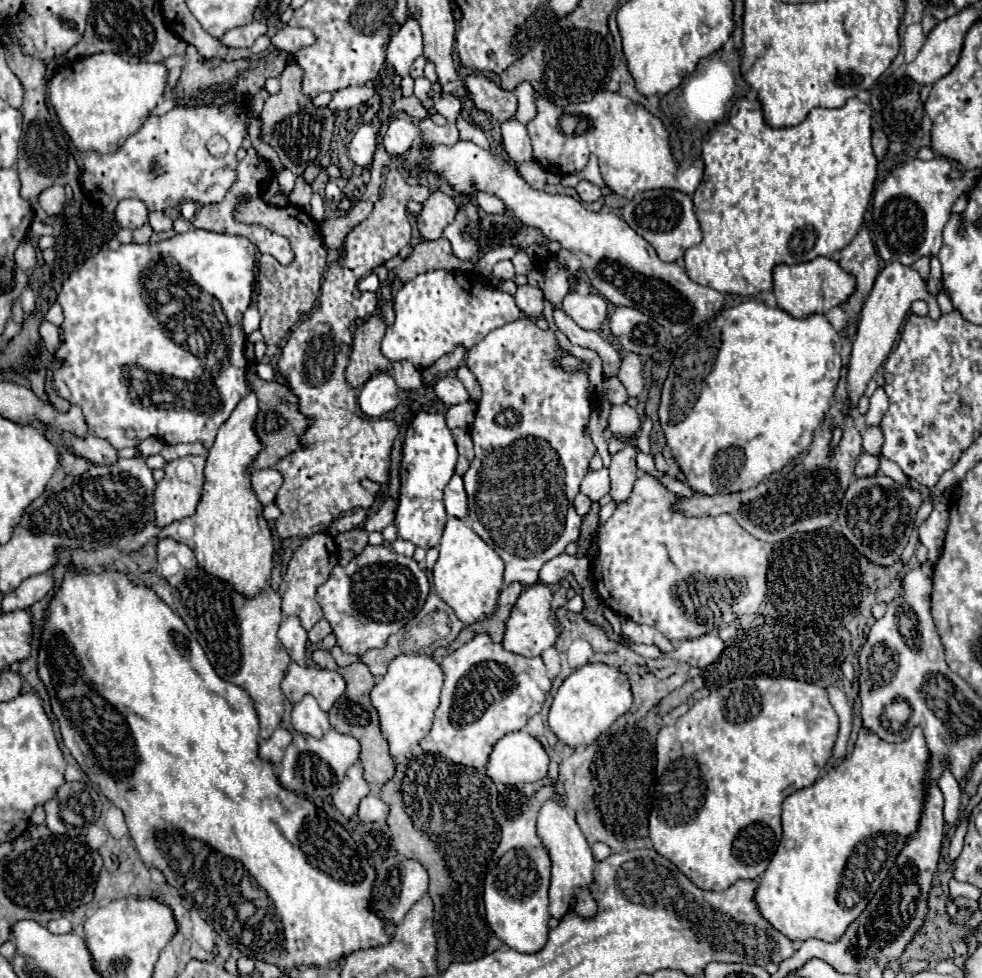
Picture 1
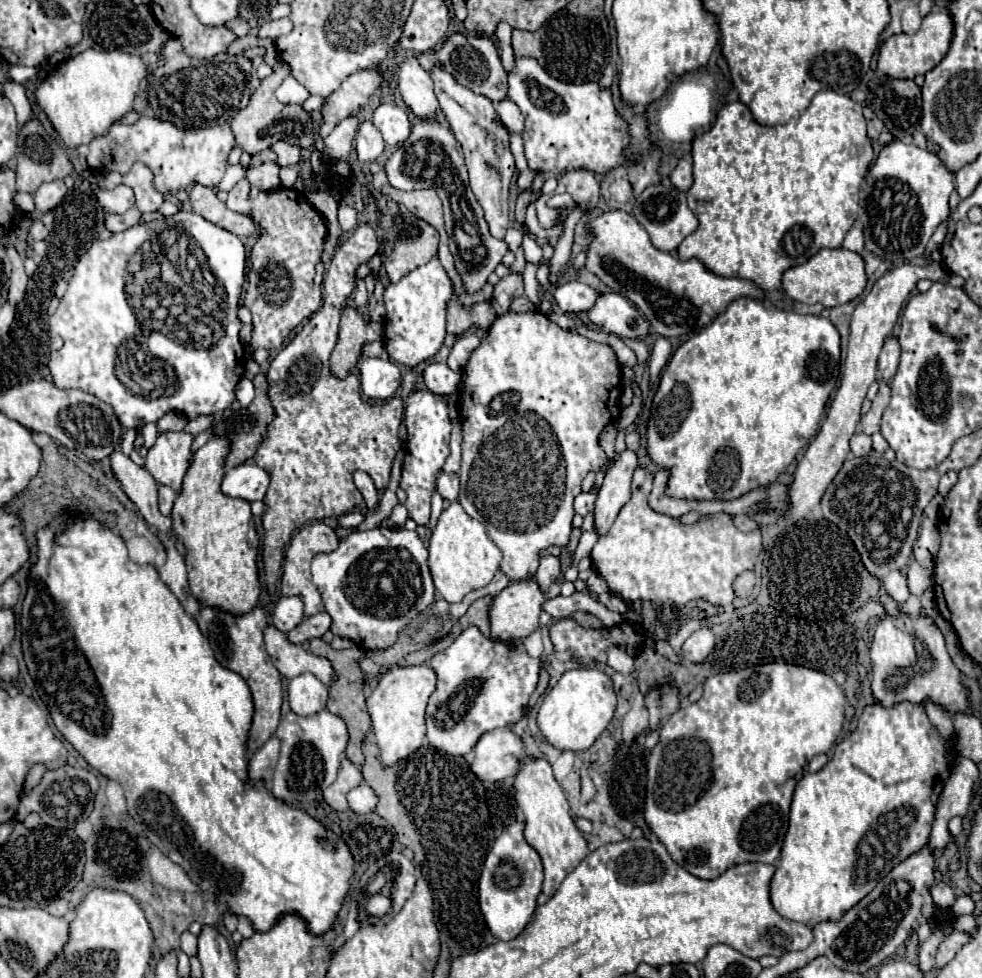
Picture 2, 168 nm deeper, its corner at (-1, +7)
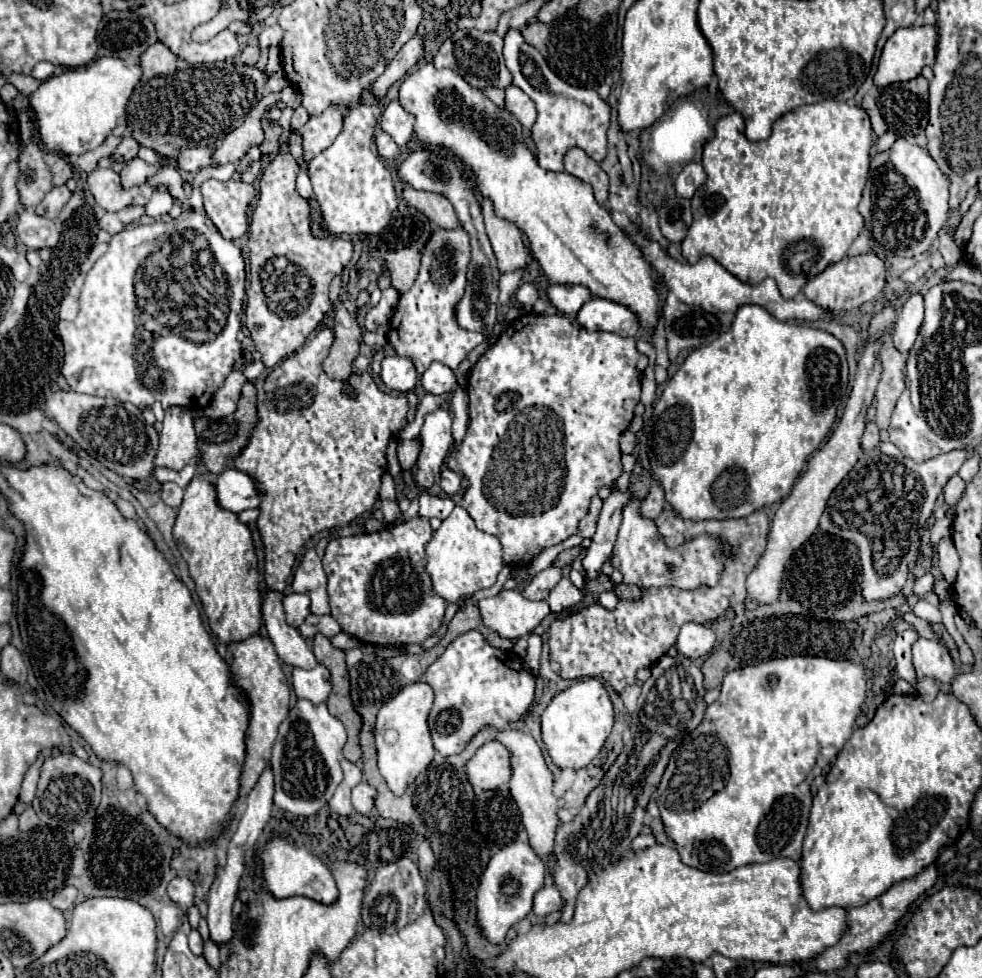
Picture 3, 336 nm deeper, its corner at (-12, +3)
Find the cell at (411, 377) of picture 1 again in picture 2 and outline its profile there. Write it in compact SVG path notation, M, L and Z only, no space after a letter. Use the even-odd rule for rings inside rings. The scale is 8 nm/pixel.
M377 341L363 345L361 355L363 355L363 357L381 357L381 359L389 359L389 355L387 355L385 347L383 347L381 343L377 343Z

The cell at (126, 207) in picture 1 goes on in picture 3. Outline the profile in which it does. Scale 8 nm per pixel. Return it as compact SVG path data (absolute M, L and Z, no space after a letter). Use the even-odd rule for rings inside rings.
M112 169L92 171L88 175L88 187L90 187L90 193L94 195L96 203L106 211L120 211L120 209L126 209L126 207L132 207L132 205L146 205L148 199L152 197L152 187L150 185L138 185L138 187L130 187L130 189L120 187L120 175L114 173Z

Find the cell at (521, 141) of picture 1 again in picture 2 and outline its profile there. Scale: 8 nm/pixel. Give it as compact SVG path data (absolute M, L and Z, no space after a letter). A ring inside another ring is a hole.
M503 99L503 101L495 103L495 111L497 111L499 119L507 125L509 131L513 131L513 133L523 131L523 115L521 115L519 107L511 99Z

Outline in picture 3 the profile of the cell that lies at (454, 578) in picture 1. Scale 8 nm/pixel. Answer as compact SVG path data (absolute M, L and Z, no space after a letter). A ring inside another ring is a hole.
M456 505L450 517L442 521L440 529L434 531L430 543L426 545L426 555L428 555L426 571L432 577L434 591L448 603L456 603L462 597L476 593L478 589L492 587L496 583L498 573L504 567L502 545L498 537L476 529L472 517L460 505Z

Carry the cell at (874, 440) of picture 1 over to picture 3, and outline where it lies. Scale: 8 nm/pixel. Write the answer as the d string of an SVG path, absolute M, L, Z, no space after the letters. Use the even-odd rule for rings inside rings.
M882 347L882 379L876 391L876 425L878 429L888 429L890 415L896 407L898 397L904 391L904 377L906 377L906 357L898 353L894 347Z

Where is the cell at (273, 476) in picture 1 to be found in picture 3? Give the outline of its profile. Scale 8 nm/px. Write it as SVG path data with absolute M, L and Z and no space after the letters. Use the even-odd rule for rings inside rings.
M228 467L218 475L216 493L218 503L234 513L258 507L264 497L264 493L258 489L258 481L252 475L238 471L236 467Z

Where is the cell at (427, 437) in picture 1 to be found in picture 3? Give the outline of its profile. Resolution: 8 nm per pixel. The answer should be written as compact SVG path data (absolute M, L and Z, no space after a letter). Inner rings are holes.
M444 407L424 417L420 443L422 443L422 451L416 461L418 471L416 471L414 481L420 493L428 493L434 487L436 477L444 465L444 459L448 457L450 447L454 443L452 441L452 417Z

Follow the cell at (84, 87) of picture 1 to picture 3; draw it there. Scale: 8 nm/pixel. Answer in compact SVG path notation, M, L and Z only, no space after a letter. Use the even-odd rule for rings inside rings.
M100 57L86 67L80 69L70 69L62 75L50 77L44 81L32 95L30 95L30 107L36 117L36 127L40 131L42 141L50 151L56 153L66 153L66 155L84 155L86 151L96 149L98 145L104 143L104 139L112 133L116 123L124 117L124 111L128 107L130 95L134 87L138 85L142 77L142 67L126 63L124 59L118 57Z

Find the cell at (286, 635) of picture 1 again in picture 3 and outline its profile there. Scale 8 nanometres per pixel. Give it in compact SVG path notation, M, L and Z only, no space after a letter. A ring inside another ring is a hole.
M290 593L284 597L284 611L286 611L286 621L292 627L300 627L304 619L310 615L310 597L300 595L300 593Z

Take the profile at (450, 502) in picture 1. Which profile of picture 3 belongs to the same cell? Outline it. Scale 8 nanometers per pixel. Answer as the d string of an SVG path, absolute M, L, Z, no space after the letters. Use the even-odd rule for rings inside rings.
M444 465L442 473L440 473L440 487L446 491L448 497L454 497L460 489L460 475Z

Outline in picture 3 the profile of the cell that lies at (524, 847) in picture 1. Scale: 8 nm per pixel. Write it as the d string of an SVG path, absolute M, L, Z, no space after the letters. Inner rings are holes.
M516 841L502 847L490 861L482 875L478 887L478 925L482 925L482 933L486 933L488 941L502 943L508 931L532 913L534 893L544 887L546 879L546 865L542 859L532 851L528 841Z

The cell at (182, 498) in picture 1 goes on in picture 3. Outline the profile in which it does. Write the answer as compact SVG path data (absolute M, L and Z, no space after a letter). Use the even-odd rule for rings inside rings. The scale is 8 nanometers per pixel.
M182 407L168 409L154 465L180 471L196 455L198 455L198 437L194 431L190 411Z

